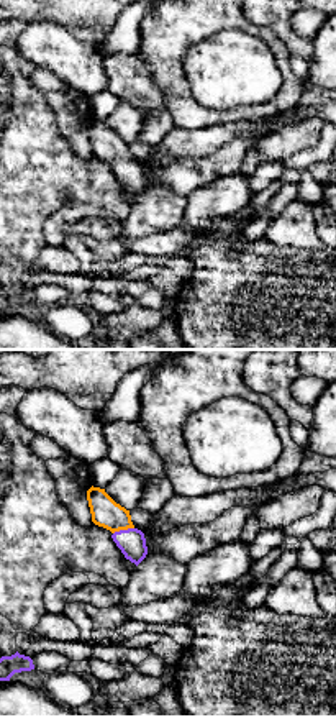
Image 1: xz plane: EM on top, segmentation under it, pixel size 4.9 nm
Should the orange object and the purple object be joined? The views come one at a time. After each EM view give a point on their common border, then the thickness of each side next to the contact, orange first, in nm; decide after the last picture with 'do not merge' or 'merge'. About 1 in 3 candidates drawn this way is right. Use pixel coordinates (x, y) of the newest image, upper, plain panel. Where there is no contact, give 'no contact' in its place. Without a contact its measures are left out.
contact (123, 161); calibres 140 and 140 nm

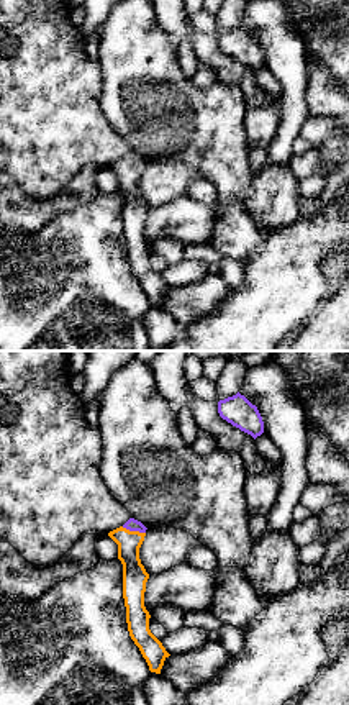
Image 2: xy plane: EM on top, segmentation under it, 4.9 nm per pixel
contact (133, 164); calibres 120 and 60 nm

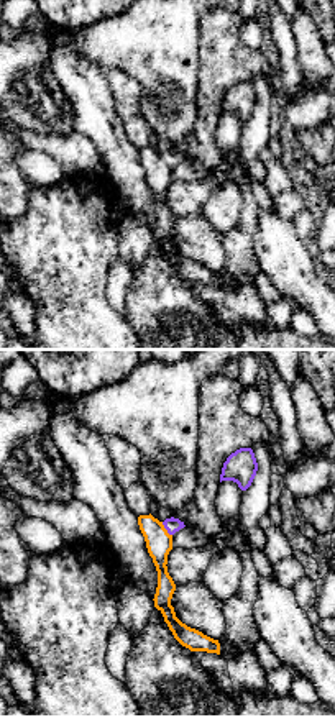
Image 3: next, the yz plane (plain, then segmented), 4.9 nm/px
contact (165, 161); calibres 130 and 70 nm

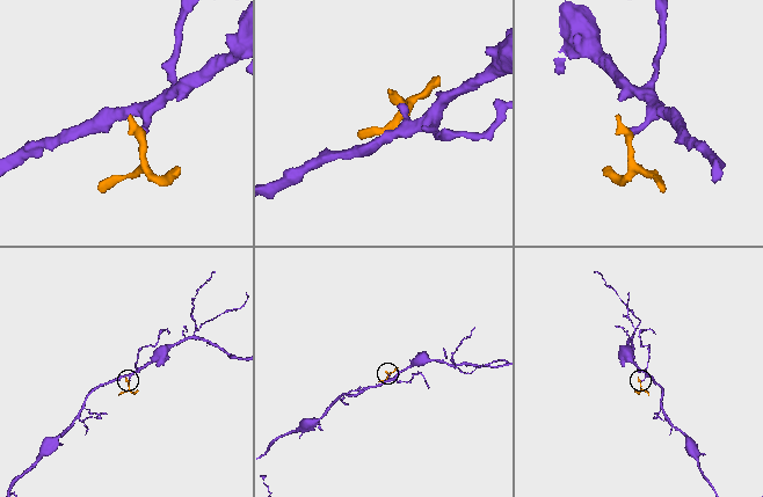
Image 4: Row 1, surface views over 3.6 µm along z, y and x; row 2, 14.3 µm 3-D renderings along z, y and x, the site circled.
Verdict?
merge

